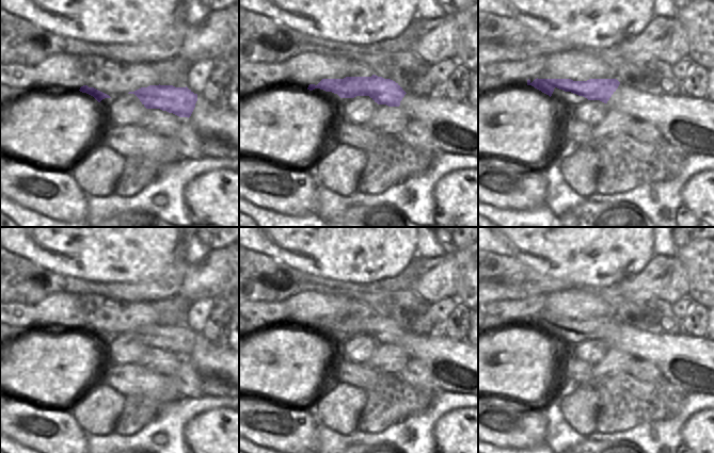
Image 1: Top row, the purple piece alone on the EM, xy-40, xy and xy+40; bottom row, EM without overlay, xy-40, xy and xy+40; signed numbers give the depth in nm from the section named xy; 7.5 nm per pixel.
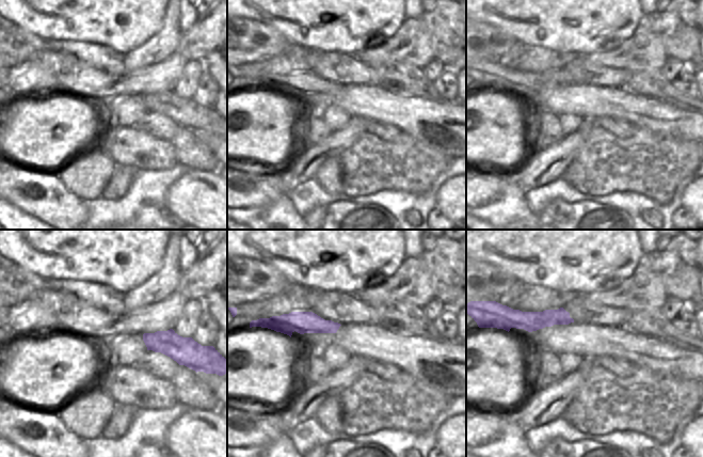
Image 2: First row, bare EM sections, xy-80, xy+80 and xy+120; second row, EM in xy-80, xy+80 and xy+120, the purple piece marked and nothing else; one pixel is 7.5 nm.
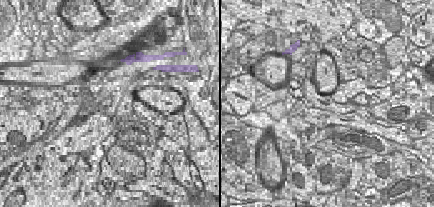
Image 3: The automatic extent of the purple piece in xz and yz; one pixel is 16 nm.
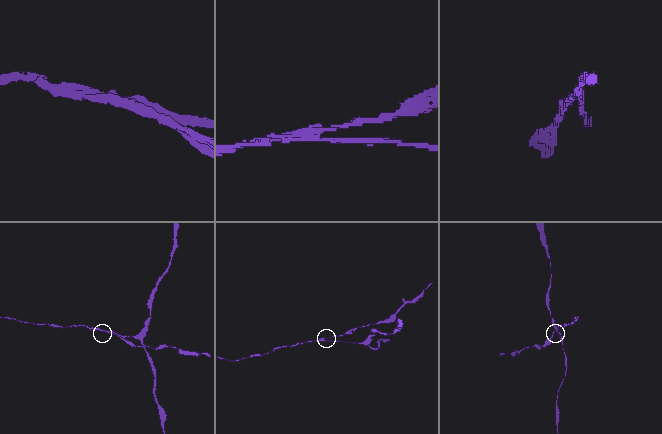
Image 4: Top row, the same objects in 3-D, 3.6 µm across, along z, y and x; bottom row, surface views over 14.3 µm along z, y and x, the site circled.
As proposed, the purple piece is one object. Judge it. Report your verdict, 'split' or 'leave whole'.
split

